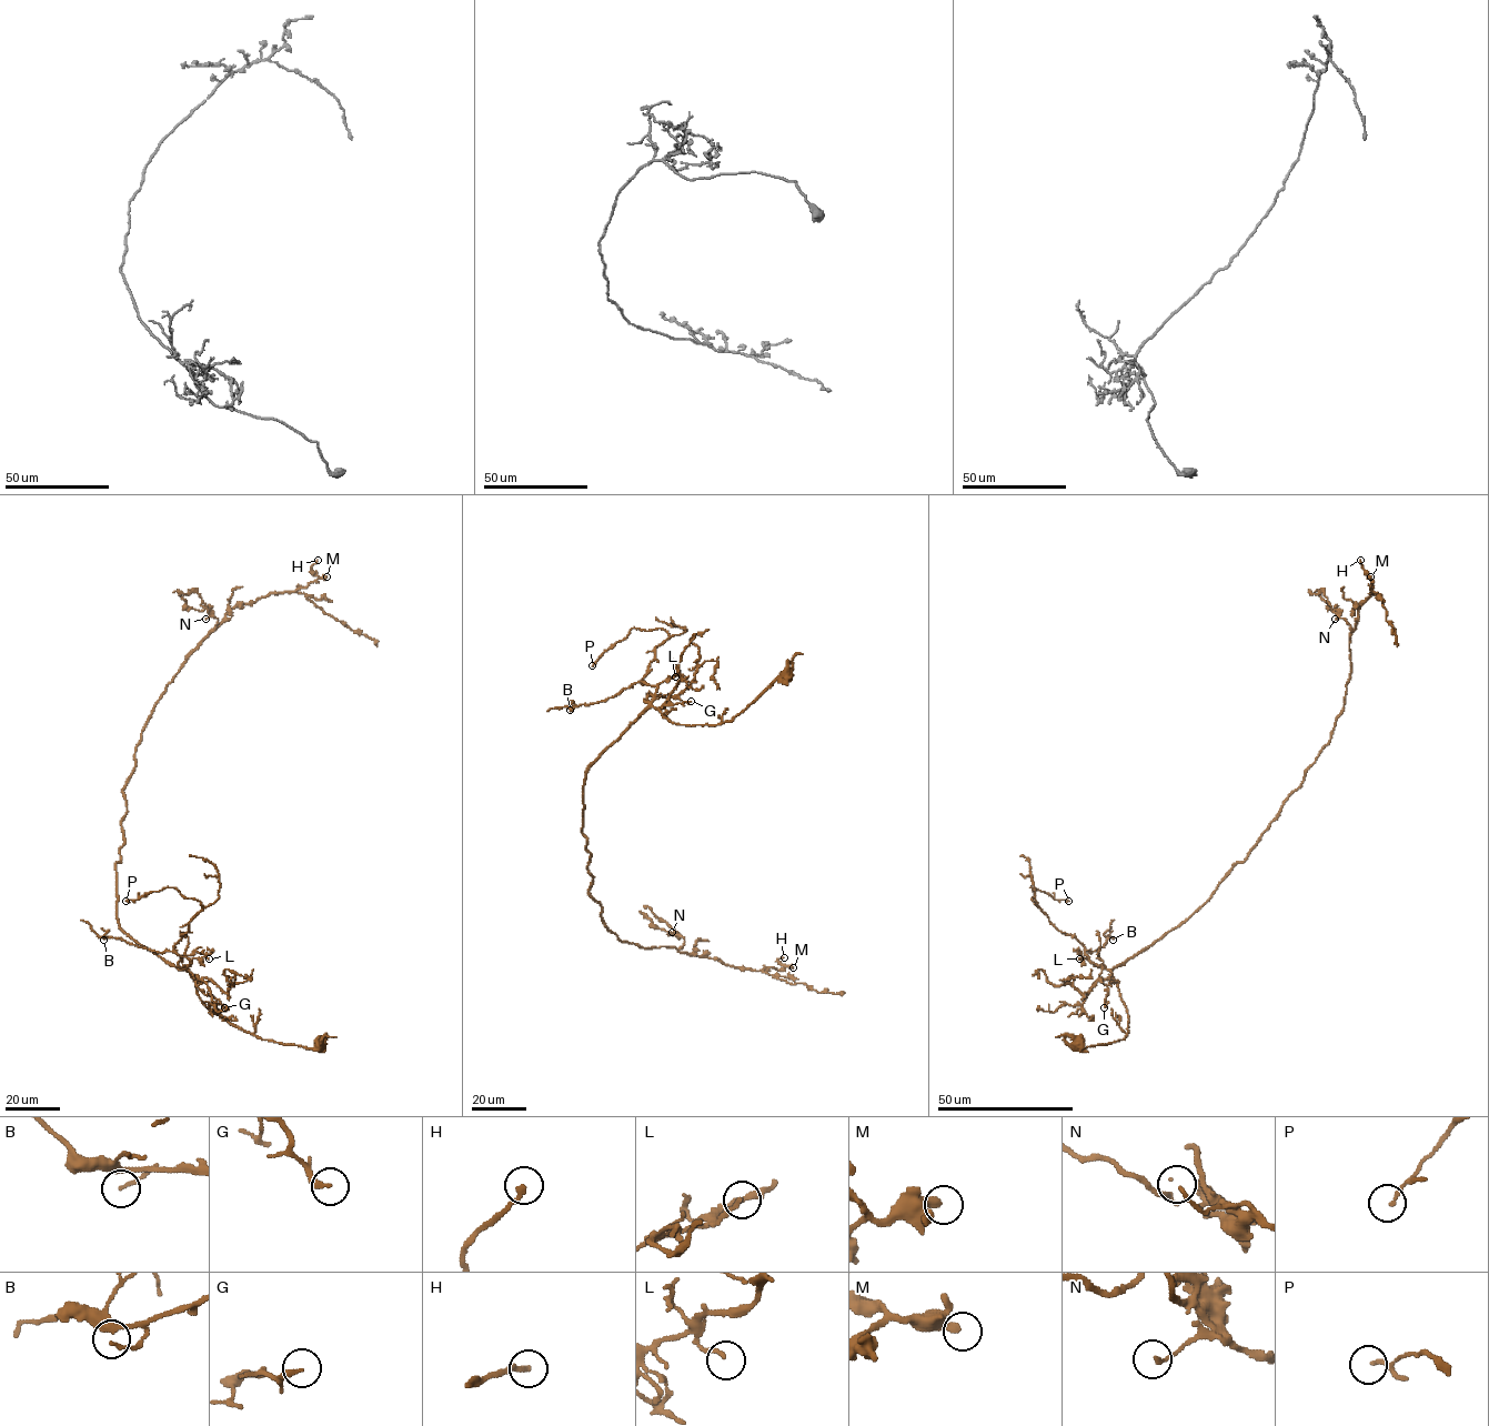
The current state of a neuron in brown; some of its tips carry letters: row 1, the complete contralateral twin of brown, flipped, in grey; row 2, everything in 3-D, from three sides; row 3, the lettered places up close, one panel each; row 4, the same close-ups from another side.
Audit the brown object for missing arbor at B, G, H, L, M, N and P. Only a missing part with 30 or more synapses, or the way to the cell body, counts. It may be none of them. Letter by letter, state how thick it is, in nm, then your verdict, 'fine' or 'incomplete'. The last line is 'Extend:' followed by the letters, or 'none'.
B: 100 nm thick; fine
G: 240 nm thick; fine
H: 180 nm thick; fine
L: 170 nm thick; fine
M: 360 nm thick; fine
N: 140 nm thick; fine
P: 130 nm thick; fine
Extend: none

